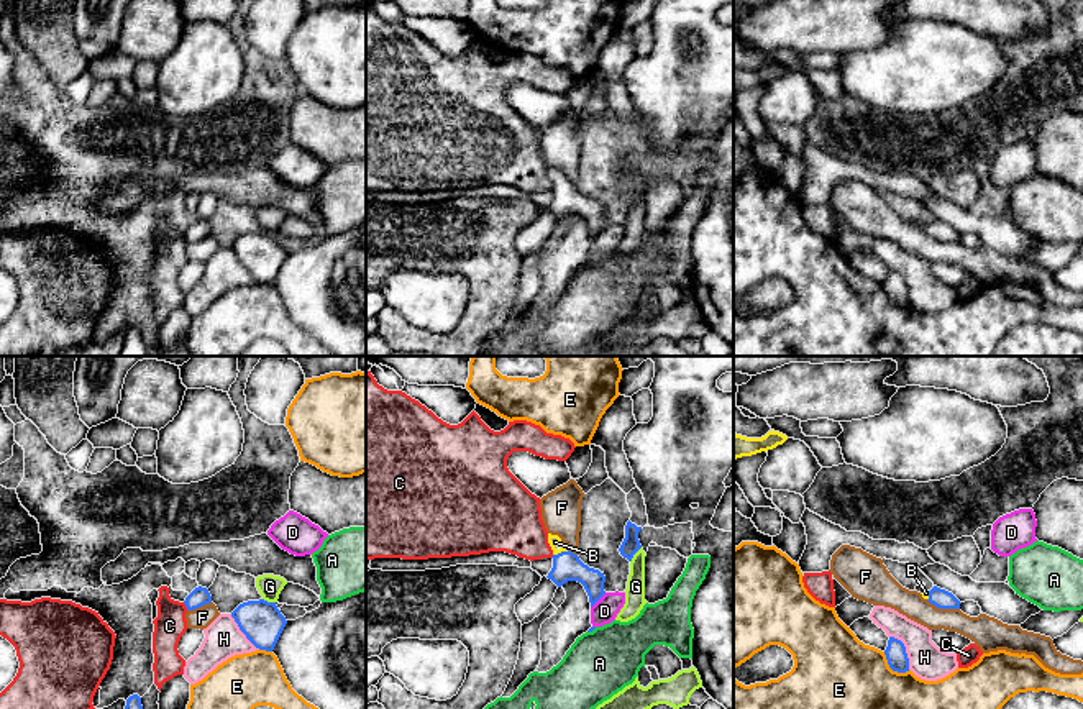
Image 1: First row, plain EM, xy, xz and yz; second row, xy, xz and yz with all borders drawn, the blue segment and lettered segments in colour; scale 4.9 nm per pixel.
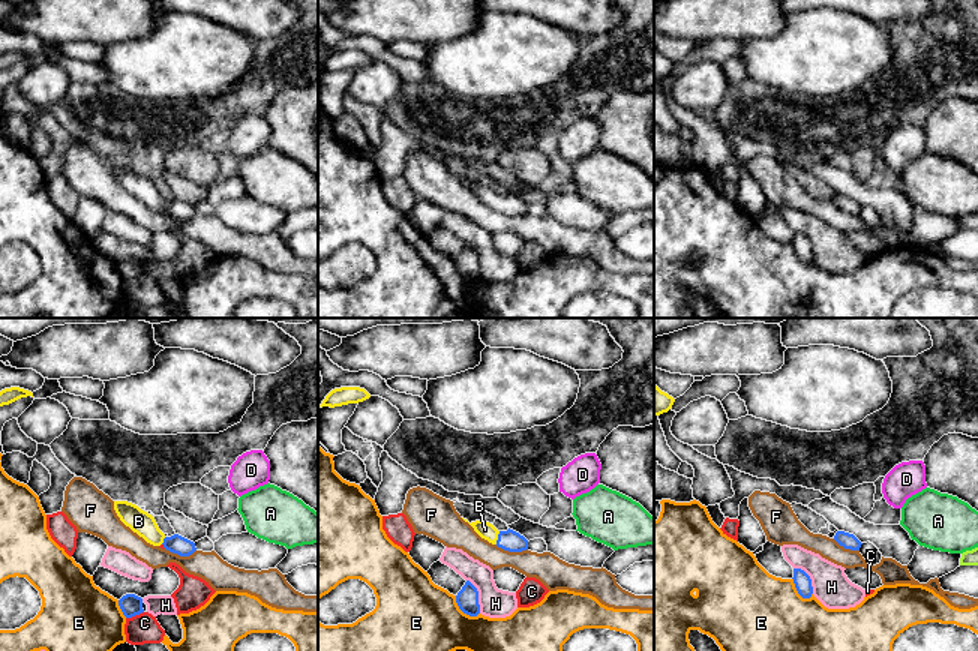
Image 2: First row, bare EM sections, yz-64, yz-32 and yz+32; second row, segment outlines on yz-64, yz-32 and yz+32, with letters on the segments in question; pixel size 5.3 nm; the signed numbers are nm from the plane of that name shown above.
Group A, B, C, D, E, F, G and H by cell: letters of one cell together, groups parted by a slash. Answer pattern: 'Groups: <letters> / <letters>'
Groups: A / B / C / D / E / F / G / H

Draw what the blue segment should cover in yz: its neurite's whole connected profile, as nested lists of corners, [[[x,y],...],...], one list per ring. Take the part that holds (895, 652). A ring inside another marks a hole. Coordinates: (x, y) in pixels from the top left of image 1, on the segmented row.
[[[889,637],[884,655],[893,671],[898,671],[898,673],[909,671],[909,658],[906,653],[906,647],[901,640]]]

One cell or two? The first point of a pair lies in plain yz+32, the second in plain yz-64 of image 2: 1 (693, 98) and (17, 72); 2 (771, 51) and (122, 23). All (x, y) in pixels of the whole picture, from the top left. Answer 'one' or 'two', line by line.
1: two
2: two

